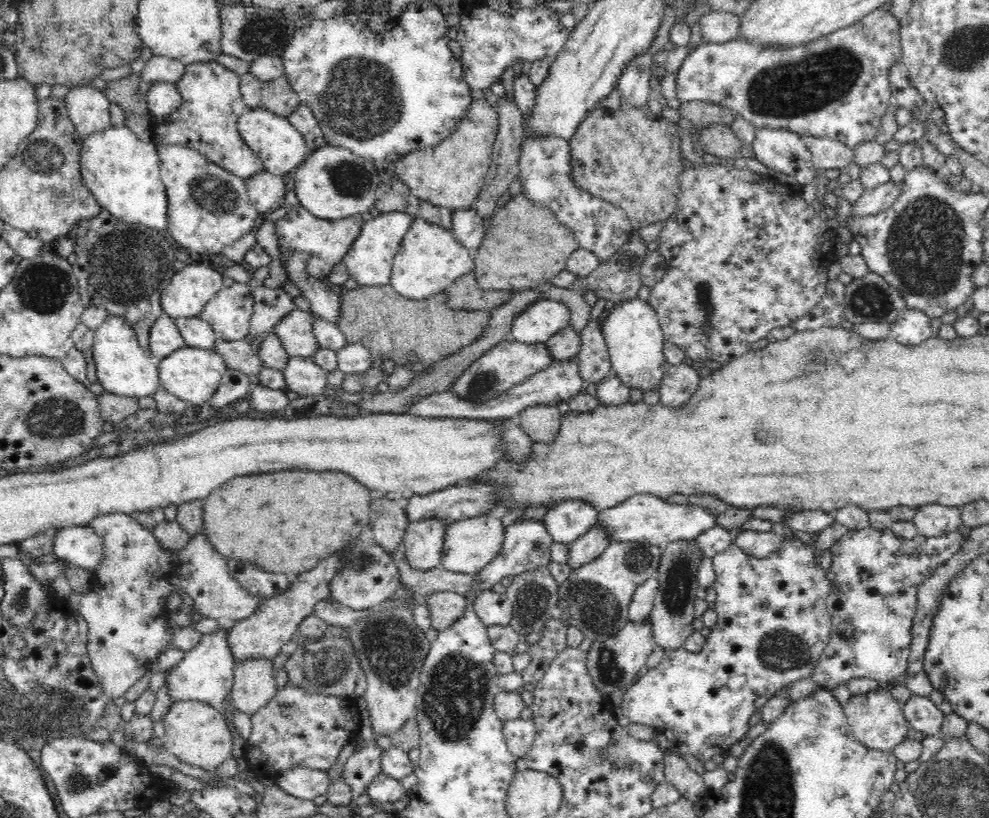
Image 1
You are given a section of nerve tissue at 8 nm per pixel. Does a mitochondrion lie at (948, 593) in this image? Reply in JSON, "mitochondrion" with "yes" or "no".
{"mitochondrion":"no"}

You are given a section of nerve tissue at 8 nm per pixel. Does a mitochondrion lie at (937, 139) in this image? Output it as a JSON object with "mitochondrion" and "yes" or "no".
{"mitochondrion":"no"}

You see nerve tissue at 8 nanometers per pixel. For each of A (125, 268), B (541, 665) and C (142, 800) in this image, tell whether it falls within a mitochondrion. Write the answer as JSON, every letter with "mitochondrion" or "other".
{"A":"mitochondrion","B":"other","C":"other"}

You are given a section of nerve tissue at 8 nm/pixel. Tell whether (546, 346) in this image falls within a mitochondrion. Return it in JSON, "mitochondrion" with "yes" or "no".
{"mitochondrion":"no"}

